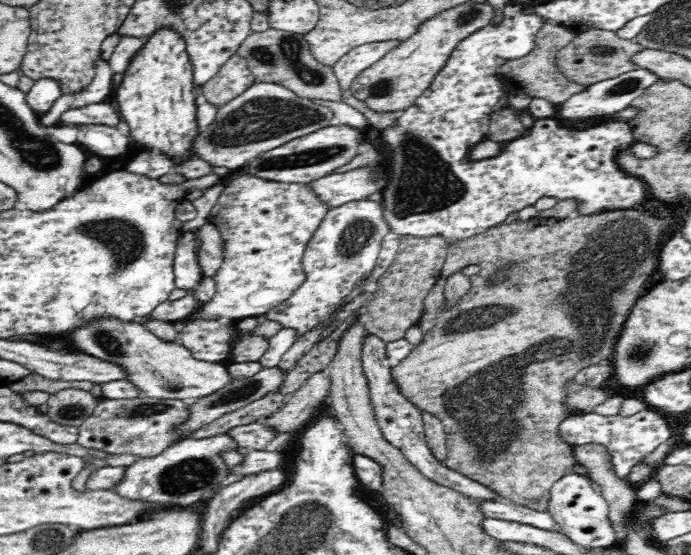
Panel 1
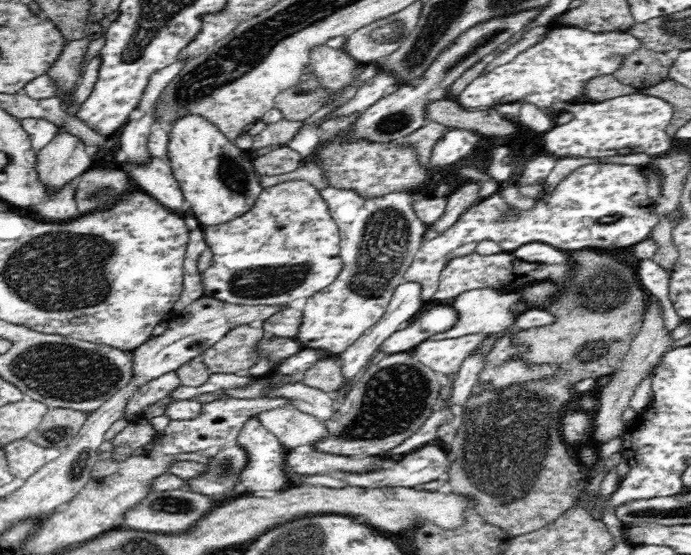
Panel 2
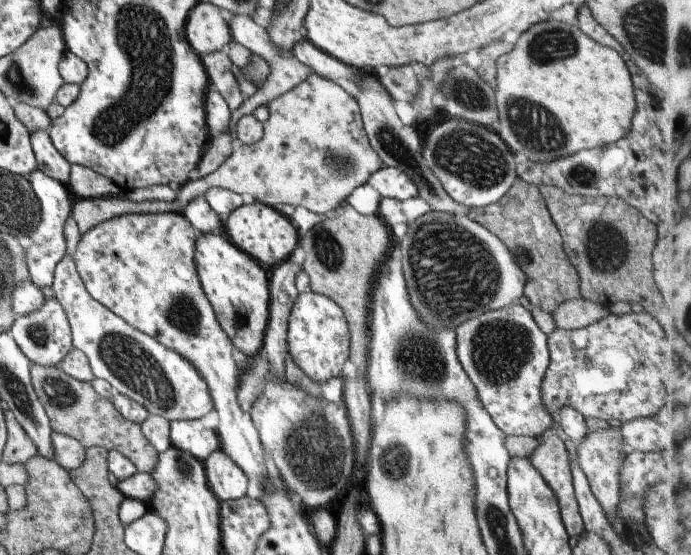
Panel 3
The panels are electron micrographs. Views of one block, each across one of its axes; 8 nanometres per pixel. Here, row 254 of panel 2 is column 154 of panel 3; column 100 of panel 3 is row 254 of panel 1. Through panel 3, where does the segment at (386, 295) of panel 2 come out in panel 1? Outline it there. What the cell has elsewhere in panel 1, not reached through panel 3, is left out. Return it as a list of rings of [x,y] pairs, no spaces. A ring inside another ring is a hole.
[[[379,198],[360,199],[331,207],[304,252],[302,267],[306,272],[306,282],[292,298],[272,308],[266,315],[268,320],[278,322],[284,329],[296,330],[295,340],[322,325],[372,275],[378,264],[381,244],[390,230]]]

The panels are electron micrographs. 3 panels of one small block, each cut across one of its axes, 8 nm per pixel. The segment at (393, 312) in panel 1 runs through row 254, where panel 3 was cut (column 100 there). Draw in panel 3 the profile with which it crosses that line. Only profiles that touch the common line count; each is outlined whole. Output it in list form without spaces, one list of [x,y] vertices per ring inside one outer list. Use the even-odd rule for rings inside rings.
[[[30,366],[30,384],[50,423],[50,430],[77,440],[84,448],[100,447],[125,456],[136,472],[149,473],[156,464],[156,451],[144,437],[141,426],[124,420],[112,402],[98,396],[87,382],[70,378],[58,366]]]

